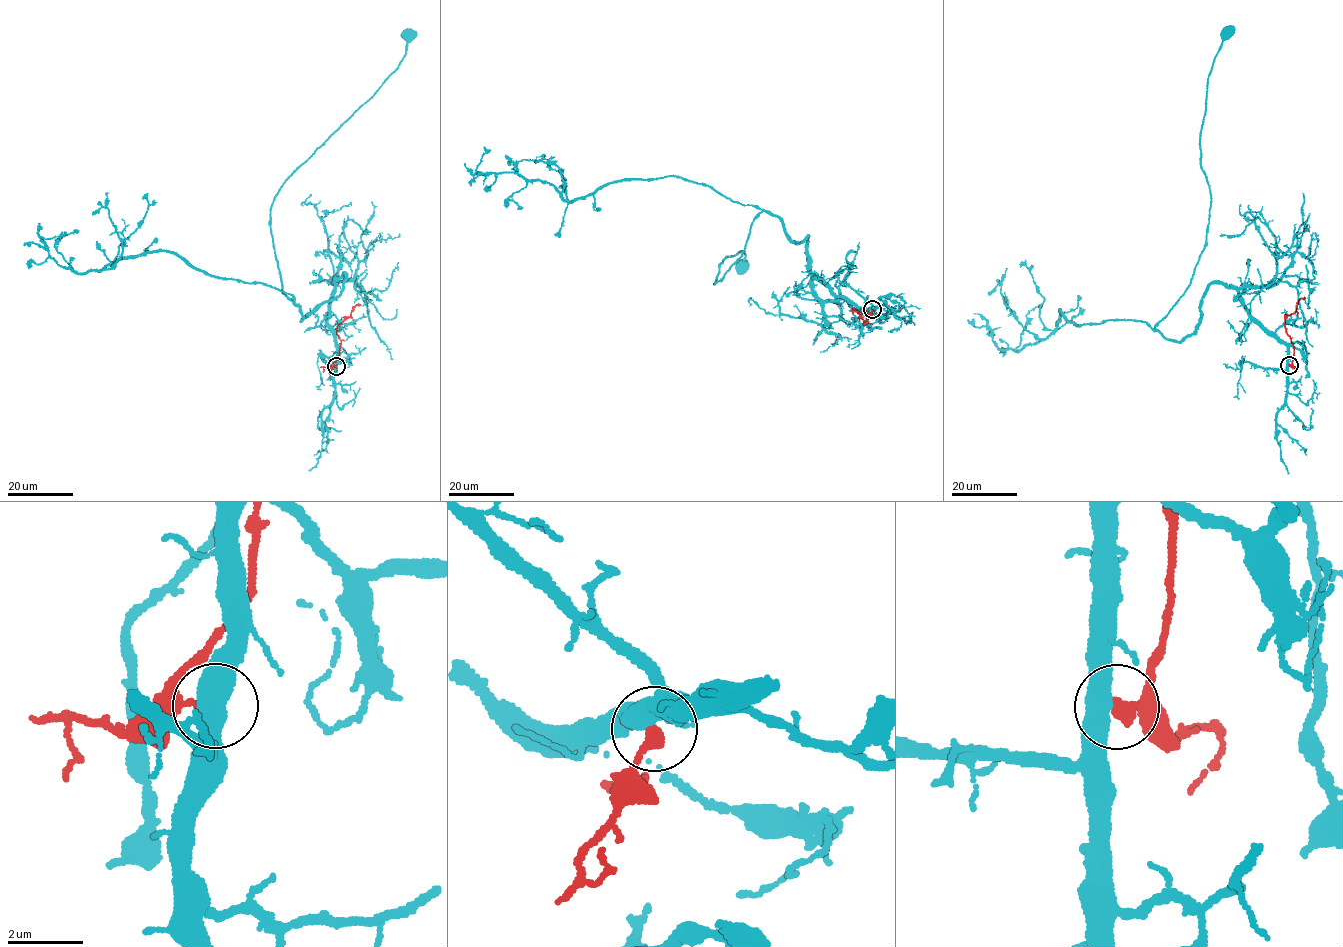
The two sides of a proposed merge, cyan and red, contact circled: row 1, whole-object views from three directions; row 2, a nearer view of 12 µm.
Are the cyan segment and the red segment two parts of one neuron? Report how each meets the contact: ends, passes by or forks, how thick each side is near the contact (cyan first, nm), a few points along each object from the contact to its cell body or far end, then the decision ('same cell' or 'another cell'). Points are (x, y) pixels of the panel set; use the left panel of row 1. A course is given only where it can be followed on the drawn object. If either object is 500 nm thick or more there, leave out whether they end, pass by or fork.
calibres 500 and 400 nm; course cyan (336, 365), (328, 307), (346, 273), (342, 292), (302, 321), (282, 290), (270, 208), (398, 67), (406, 34); course red (336, 365), (333, 363), (339, 356), (340, 344), (337, 326), (351, 316), (356, 304); another cell

